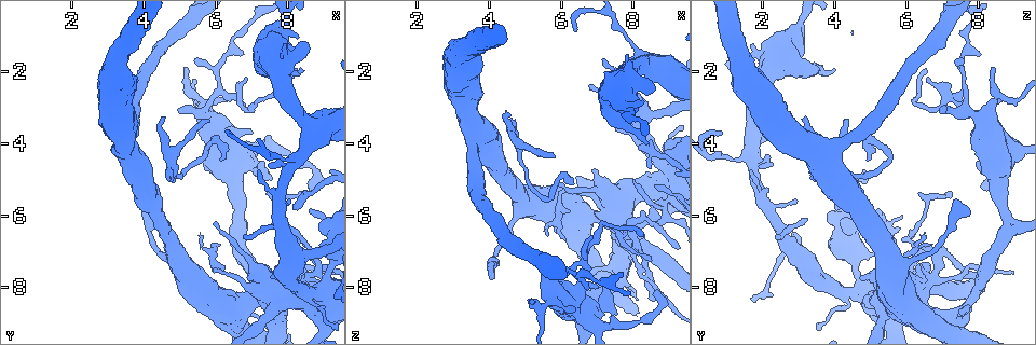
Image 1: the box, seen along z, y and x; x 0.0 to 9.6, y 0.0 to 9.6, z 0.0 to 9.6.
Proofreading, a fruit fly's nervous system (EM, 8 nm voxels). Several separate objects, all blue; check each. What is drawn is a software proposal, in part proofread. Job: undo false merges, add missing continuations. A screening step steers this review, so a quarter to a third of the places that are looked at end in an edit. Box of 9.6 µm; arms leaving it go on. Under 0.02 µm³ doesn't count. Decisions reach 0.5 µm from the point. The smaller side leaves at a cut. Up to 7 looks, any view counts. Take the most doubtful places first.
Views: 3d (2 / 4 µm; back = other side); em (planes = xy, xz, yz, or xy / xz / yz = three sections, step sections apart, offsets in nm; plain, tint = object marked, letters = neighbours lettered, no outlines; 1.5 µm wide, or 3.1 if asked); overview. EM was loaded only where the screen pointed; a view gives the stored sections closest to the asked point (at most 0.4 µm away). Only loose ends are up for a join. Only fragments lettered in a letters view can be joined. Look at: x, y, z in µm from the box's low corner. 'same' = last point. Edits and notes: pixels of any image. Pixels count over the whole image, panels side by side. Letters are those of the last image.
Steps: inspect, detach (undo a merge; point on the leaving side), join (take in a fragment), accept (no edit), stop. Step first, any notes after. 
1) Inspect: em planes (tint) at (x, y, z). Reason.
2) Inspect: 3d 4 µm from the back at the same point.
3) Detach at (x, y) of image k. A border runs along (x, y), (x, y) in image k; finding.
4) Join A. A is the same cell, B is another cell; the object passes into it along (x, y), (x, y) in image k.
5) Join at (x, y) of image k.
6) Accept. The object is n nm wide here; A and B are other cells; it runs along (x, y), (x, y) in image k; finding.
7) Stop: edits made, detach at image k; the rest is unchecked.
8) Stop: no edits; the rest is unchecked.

Inspect: em planes (letters) at (5.85, 3.40, 4.40). Free end.

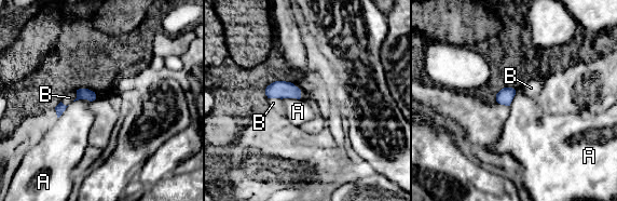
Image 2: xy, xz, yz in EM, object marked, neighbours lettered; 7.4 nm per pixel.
Accept. A and B are other cells; a border runs along (91, 101), (76, 99), (73, 102) in image 2; no lettered fragment goes on from it.

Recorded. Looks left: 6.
Inspect: 3d 4 µm at (4.50, 3.20, 3.15). Branch stops here.

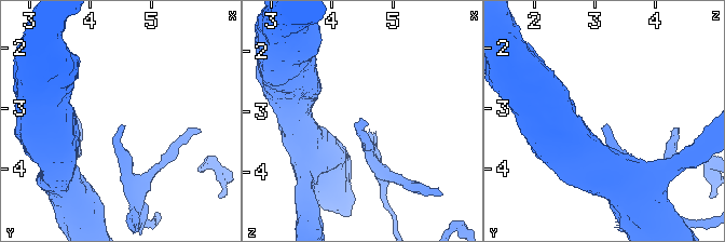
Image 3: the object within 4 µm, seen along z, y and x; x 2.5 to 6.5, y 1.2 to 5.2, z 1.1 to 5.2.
Inspect: em xz step 8 (tint) at (4.55, 3.25, 3.20).

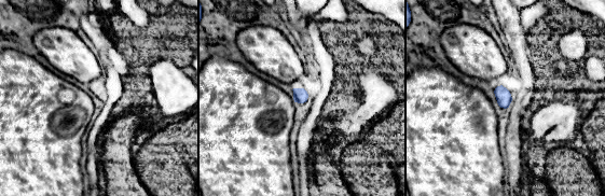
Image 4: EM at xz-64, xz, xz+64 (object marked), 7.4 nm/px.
Inspect: em planes (letters) at the same point. Cut it another way.

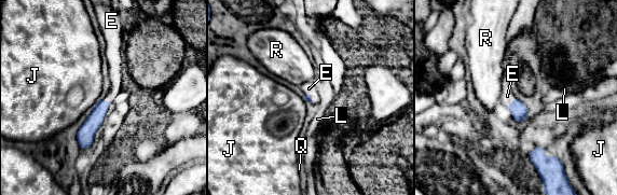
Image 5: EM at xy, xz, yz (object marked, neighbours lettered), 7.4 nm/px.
Join E. The longest contact is with E, 100 nm; E is the same cell, J, L, Q and R are other cells; the object passes into it along (519, 111), (511, 102), (507, 96) in image 5; it goes on there.

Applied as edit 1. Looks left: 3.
Stop: edits made, join at image 5; the rest is unchecked.

